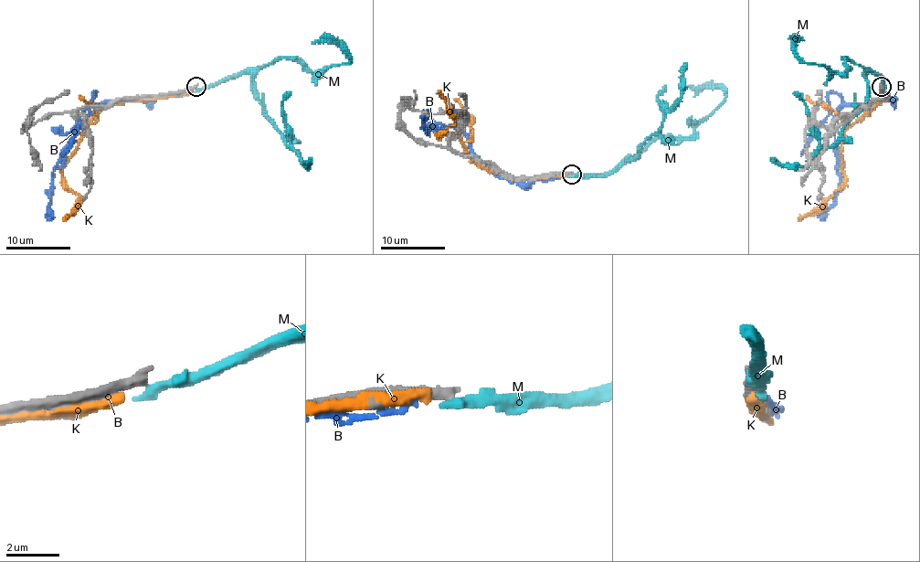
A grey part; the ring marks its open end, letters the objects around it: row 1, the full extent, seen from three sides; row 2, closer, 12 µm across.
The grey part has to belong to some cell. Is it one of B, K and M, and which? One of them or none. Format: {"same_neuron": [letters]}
{"same_neuron": []}

